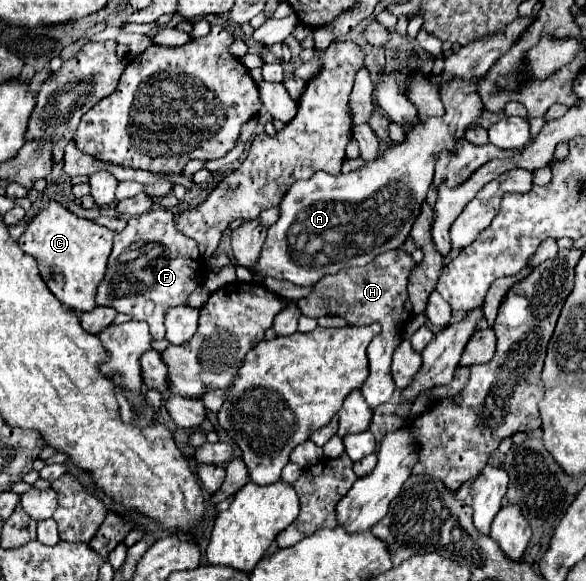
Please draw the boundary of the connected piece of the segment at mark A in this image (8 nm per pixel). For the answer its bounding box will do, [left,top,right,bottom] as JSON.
[249,76,483,286]

